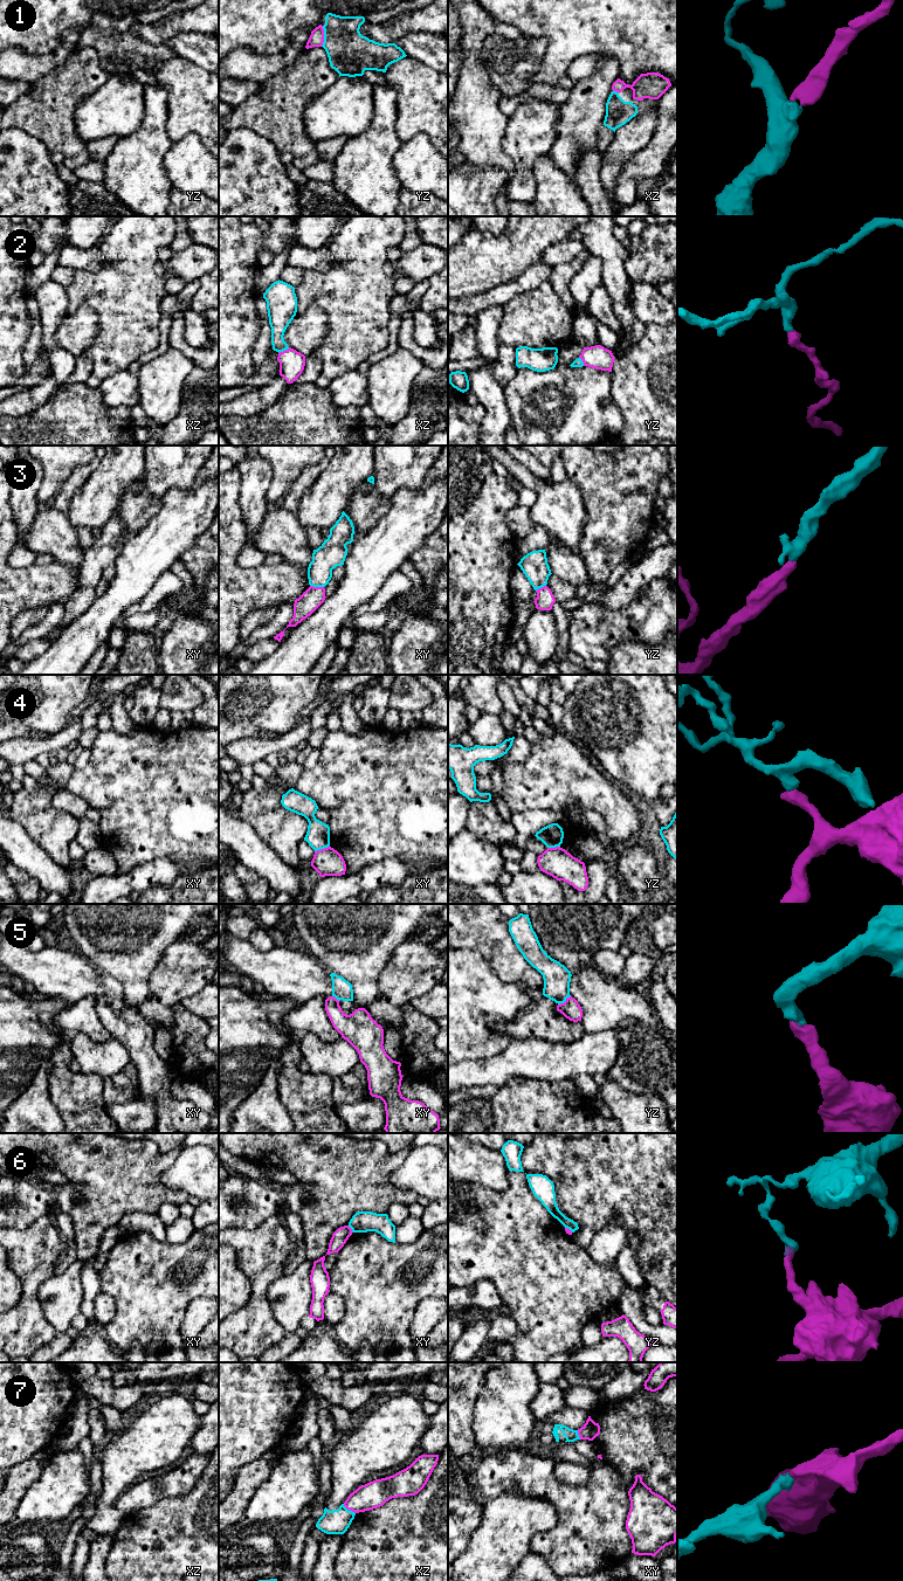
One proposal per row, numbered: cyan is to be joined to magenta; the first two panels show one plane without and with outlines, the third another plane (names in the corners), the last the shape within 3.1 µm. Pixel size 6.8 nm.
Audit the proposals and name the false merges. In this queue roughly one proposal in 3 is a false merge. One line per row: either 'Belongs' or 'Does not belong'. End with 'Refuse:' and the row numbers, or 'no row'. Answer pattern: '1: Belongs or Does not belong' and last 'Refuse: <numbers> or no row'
1: Belongs
2: Belongs
3: Belongs
4: Does not belong
5: Belongs
6: Does not belong
7: Does not belong
Refuse: 4, 6, 7

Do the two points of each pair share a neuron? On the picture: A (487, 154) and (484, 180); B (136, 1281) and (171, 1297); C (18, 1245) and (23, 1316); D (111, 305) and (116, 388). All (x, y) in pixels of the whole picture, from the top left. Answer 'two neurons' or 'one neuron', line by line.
A: two neurons
B: one neuron
C: one neuron
D: two neurons

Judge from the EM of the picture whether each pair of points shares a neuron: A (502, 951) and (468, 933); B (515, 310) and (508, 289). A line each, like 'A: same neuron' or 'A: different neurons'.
A: same neuron
B: different neurons

